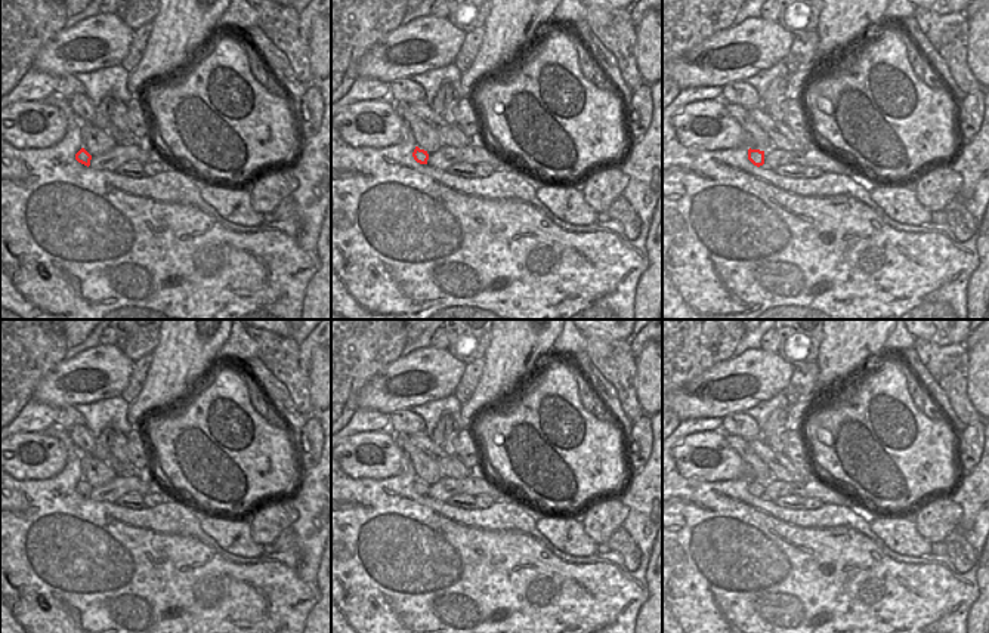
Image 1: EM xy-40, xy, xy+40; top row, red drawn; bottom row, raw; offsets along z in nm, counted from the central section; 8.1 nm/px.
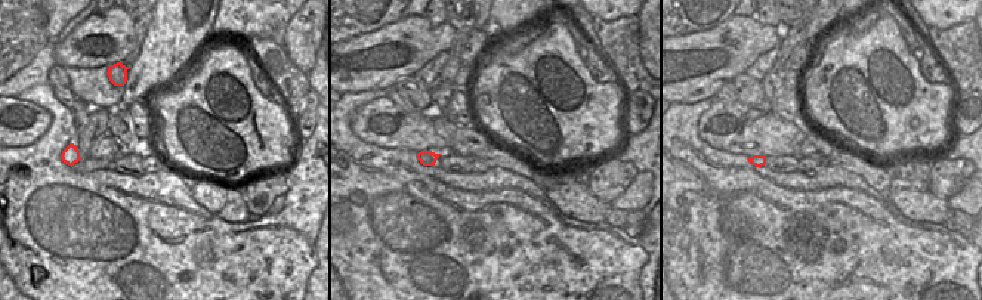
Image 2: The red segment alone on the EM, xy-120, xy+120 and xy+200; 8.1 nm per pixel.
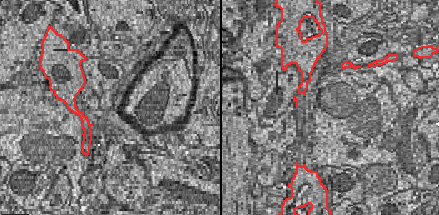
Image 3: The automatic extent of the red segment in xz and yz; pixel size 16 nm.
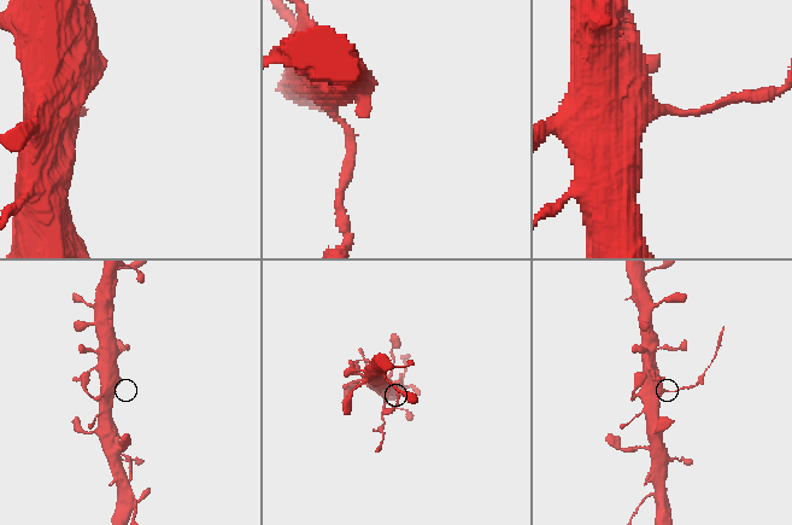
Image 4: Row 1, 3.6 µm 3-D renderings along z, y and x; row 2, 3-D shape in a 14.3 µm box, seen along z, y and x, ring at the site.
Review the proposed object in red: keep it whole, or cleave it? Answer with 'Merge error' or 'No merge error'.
Merge error.

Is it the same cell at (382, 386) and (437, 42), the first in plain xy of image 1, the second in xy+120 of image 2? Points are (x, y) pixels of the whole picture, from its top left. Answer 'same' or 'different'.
same

